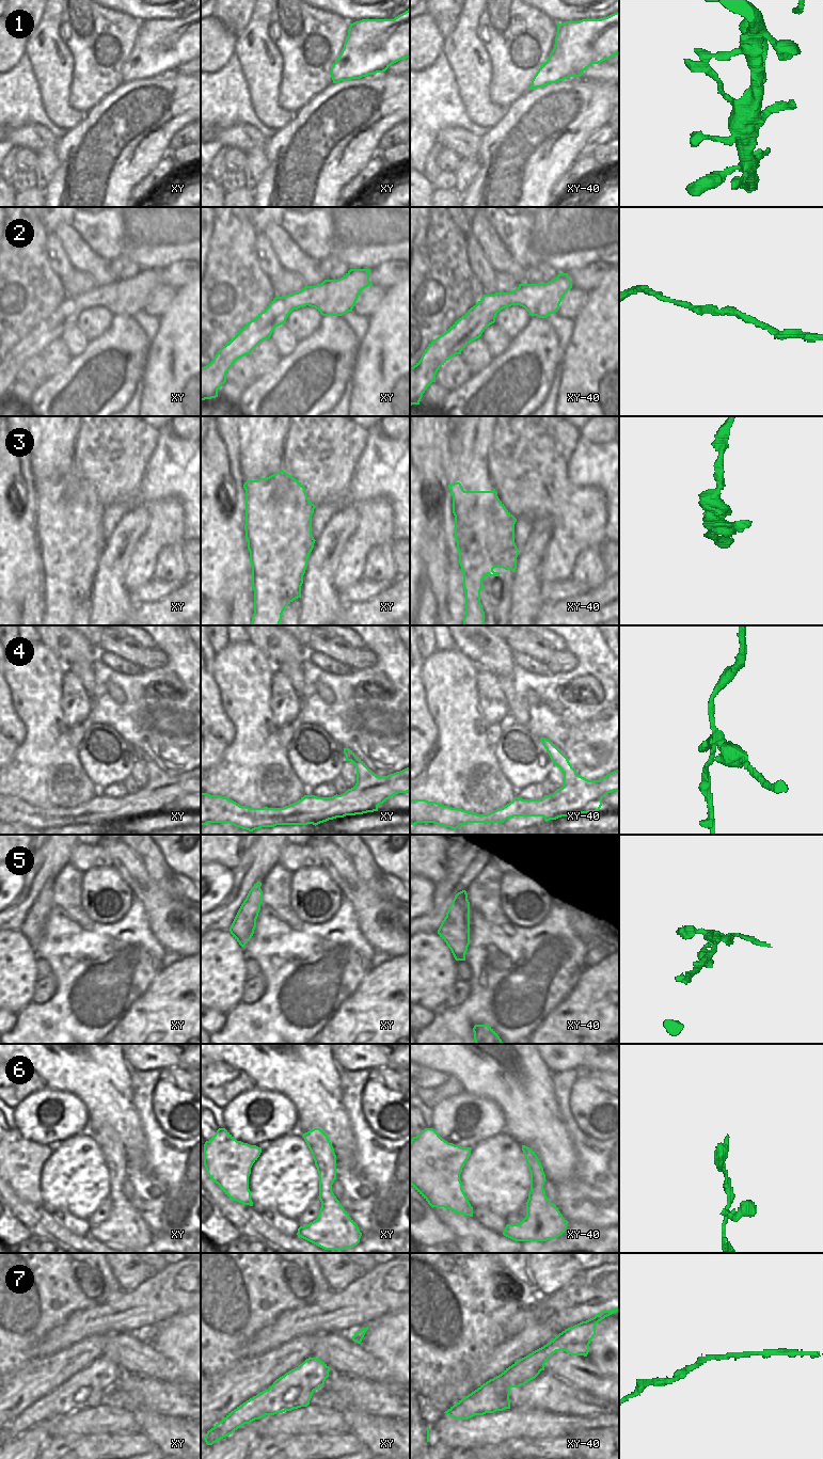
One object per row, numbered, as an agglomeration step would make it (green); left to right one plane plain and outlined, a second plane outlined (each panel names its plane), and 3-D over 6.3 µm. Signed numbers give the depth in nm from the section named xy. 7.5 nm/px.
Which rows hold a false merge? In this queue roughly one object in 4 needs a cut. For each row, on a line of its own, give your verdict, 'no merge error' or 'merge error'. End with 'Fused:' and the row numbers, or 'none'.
1: no merge error
2: no merge error
3: merge error
4: merge error
5: no merge error
6: no merge error
7: no merge error
Fused: 3, 4

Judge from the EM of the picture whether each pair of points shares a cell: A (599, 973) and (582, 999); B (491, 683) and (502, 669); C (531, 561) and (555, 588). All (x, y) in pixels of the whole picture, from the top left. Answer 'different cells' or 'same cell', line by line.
A: same cell
B: different cells
C: different cells

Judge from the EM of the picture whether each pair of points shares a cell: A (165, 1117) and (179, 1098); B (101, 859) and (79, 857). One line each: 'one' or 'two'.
A: one
B: one

